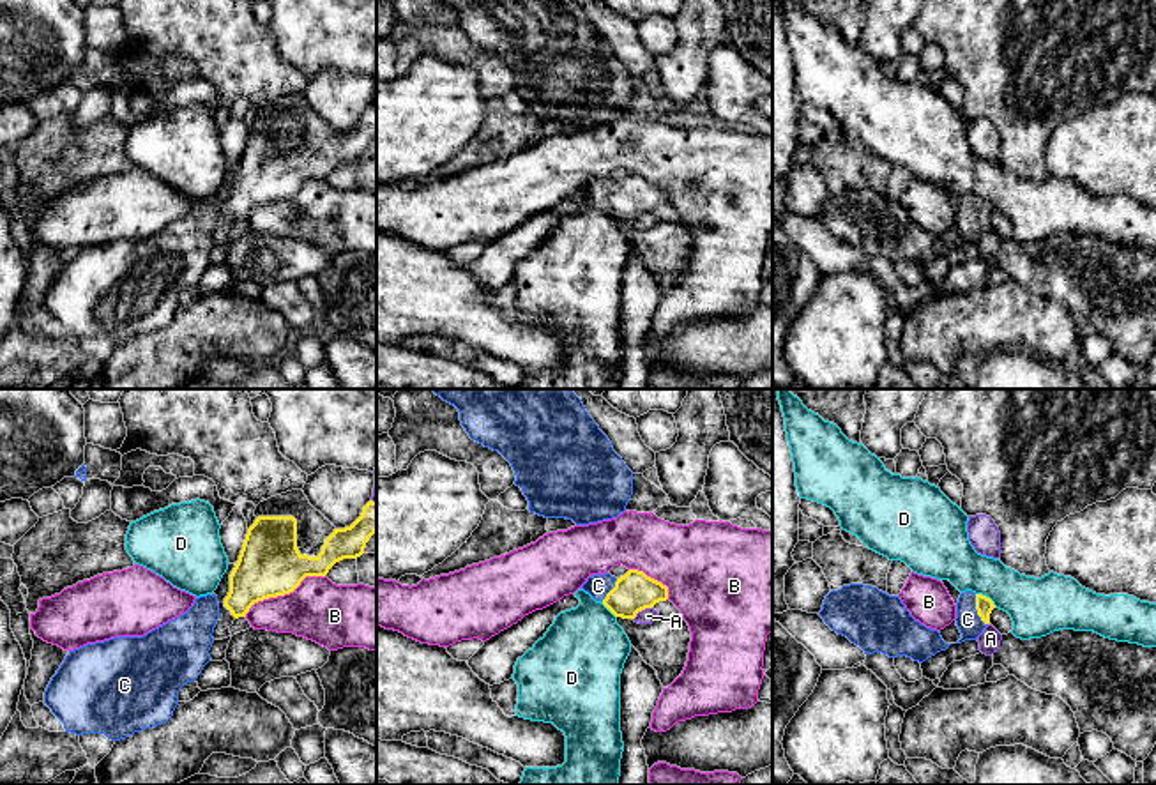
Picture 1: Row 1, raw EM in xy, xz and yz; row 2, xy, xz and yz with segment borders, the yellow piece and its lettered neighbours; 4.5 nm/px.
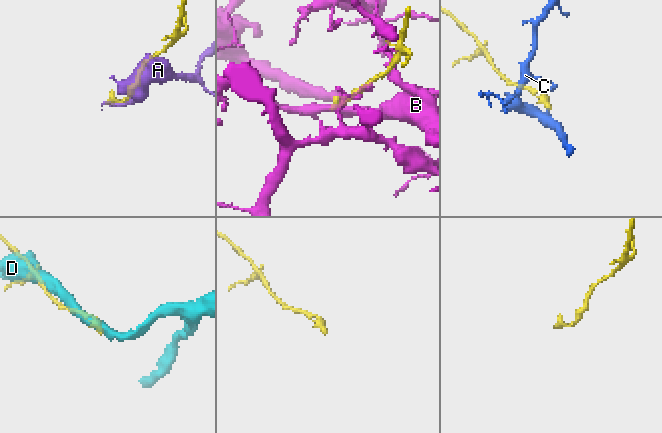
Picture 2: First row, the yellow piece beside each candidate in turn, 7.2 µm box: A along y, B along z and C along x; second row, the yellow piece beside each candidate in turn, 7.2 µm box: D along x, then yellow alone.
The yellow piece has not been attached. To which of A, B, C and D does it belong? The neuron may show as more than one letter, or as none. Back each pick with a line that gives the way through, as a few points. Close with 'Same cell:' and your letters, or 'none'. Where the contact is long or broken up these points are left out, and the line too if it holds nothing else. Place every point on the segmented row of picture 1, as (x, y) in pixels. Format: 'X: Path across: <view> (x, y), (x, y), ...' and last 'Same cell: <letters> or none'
C: Path across: yz (983, 605), (976, 609), (969, 623)
Same cell: C

